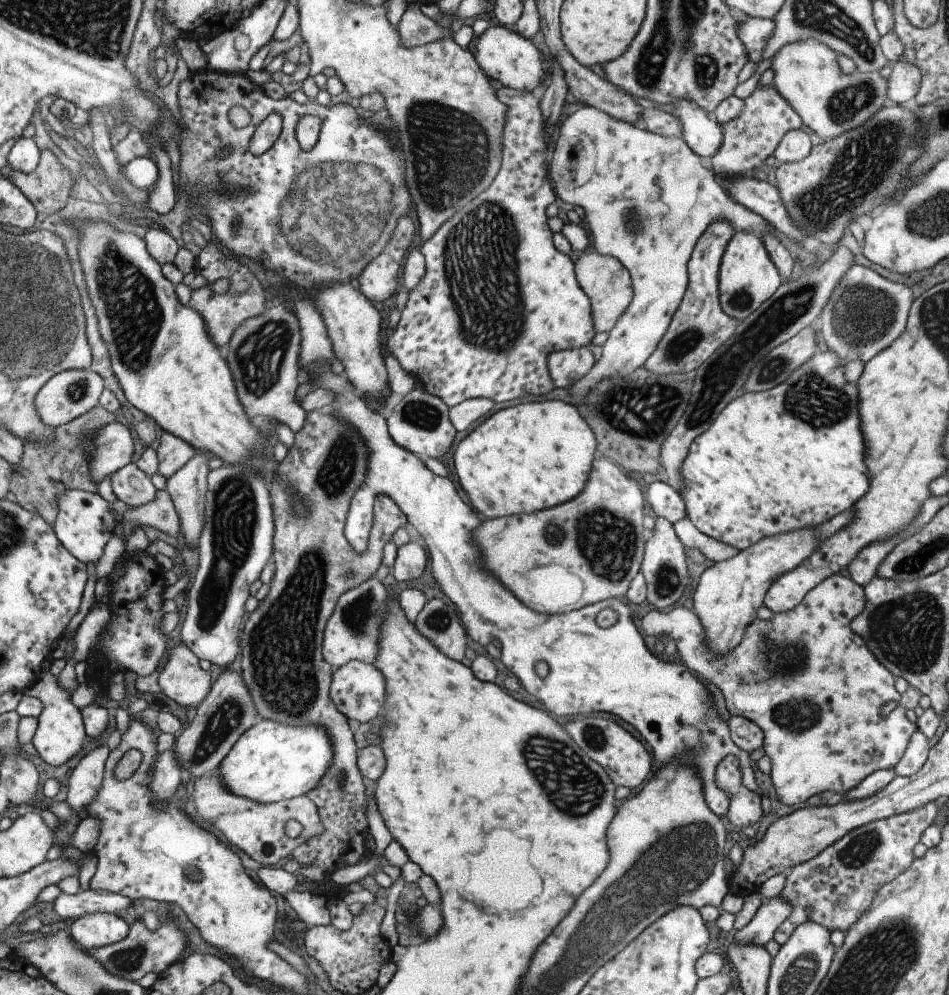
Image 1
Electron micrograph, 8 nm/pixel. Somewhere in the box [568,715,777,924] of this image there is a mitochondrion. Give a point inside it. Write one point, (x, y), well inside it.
(594, 737)

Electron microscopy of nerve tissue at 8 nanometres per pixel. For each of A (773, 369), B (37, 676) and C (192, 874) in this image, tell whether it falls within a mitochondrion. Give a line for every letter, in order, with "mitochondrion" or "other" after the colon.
A: mitochondrion
B: other
C: mitochondrion

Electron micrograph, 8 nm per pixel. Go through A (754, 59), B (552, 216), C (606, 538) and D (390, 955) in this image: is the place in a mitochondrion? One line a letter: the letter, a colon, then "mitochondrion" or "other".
A: other
B: other
C: mitochondrion
D: other

